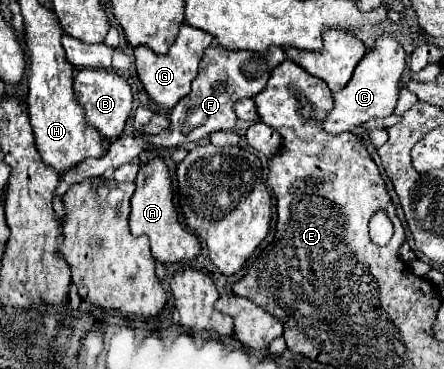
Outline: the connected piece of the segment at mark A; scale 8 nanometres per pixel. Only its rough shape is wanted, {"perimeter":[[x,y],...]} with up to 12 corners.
{"perimeter":[[162,158],[142,164],[130,232],[166,266],[188,264],[198,238],[178,222]]}

